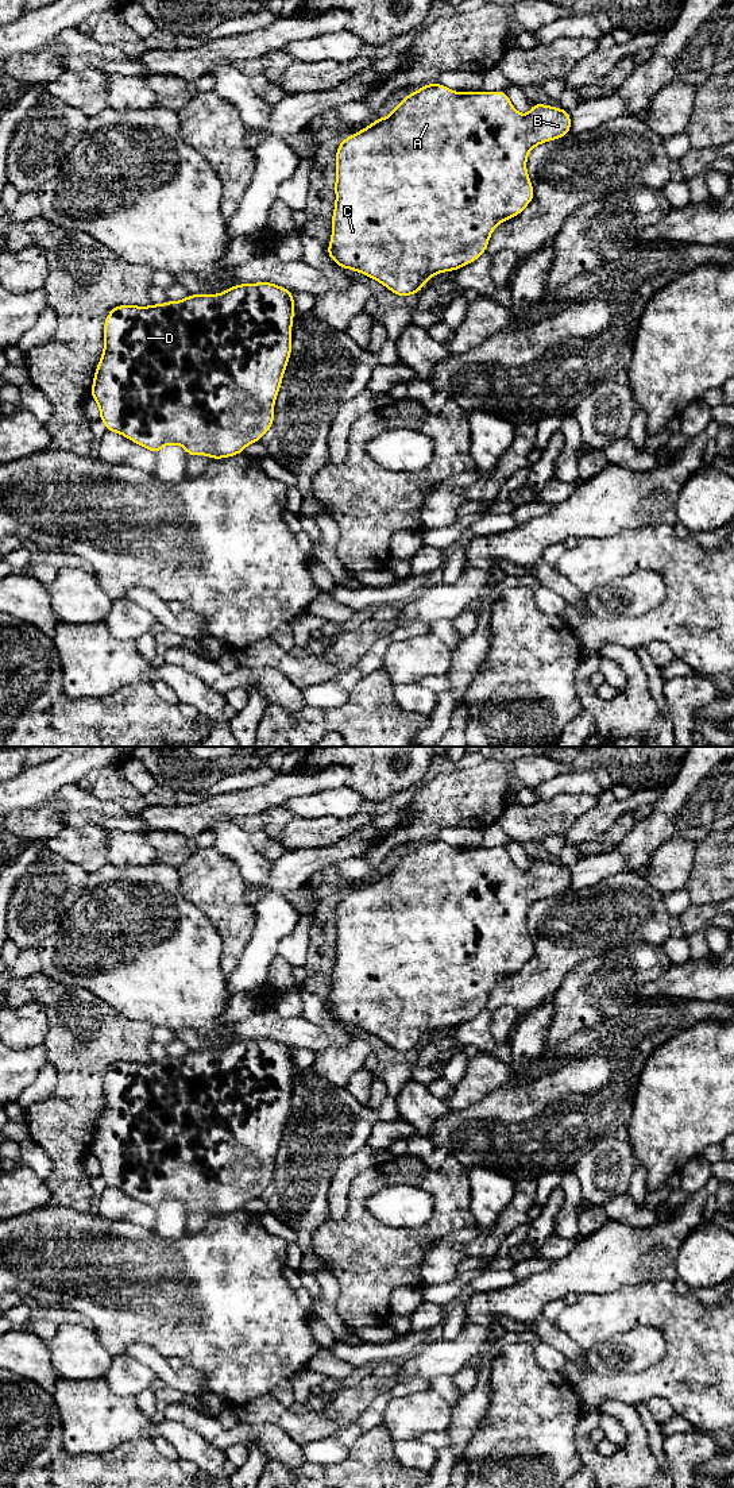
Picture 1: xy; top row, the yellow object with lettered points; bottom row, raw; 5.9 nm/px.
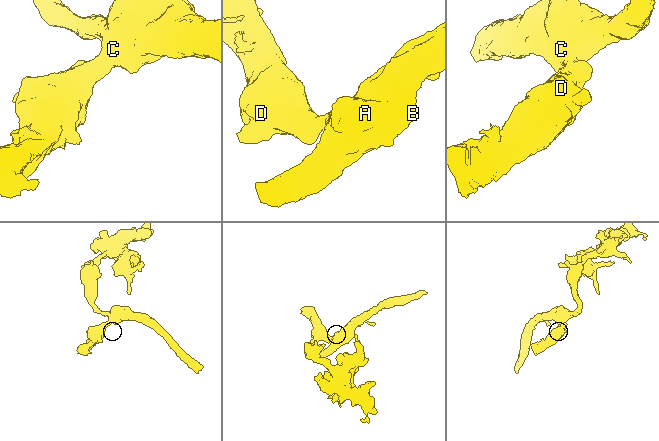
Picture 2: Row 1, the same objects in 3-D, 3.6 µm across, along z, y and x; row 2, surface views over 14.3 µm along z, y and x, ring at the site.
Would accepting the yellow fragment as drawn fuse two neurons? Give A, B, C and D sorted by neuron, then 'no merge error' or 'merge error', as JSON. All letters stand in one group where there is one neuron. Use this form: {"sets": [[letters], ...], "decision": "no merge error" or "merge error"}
{"sets": [["A", "B", "C", "D"]], "decision": "no merge error"}

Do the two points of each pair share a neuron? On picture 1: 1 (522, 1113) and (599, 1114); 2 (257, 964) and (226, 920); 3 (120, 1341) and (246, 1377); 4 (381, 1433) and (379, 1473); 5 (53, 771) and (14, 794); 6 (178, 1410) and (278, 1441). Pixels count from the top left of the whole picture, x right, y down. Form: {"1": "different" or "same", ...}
{"1": "same", "2": "different", "3": "same", "4": "same", "5": "same", "6": "same"}

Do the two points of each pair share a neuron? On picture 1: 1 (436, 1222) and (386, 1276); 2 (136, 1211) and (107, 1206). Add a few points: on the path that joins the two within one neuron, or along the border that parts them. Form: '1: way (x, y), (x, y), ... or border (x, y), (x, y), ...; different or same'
1: way (422, 1236), (396, 1263); same
2: way (130, 1209), (114, 1206); same

